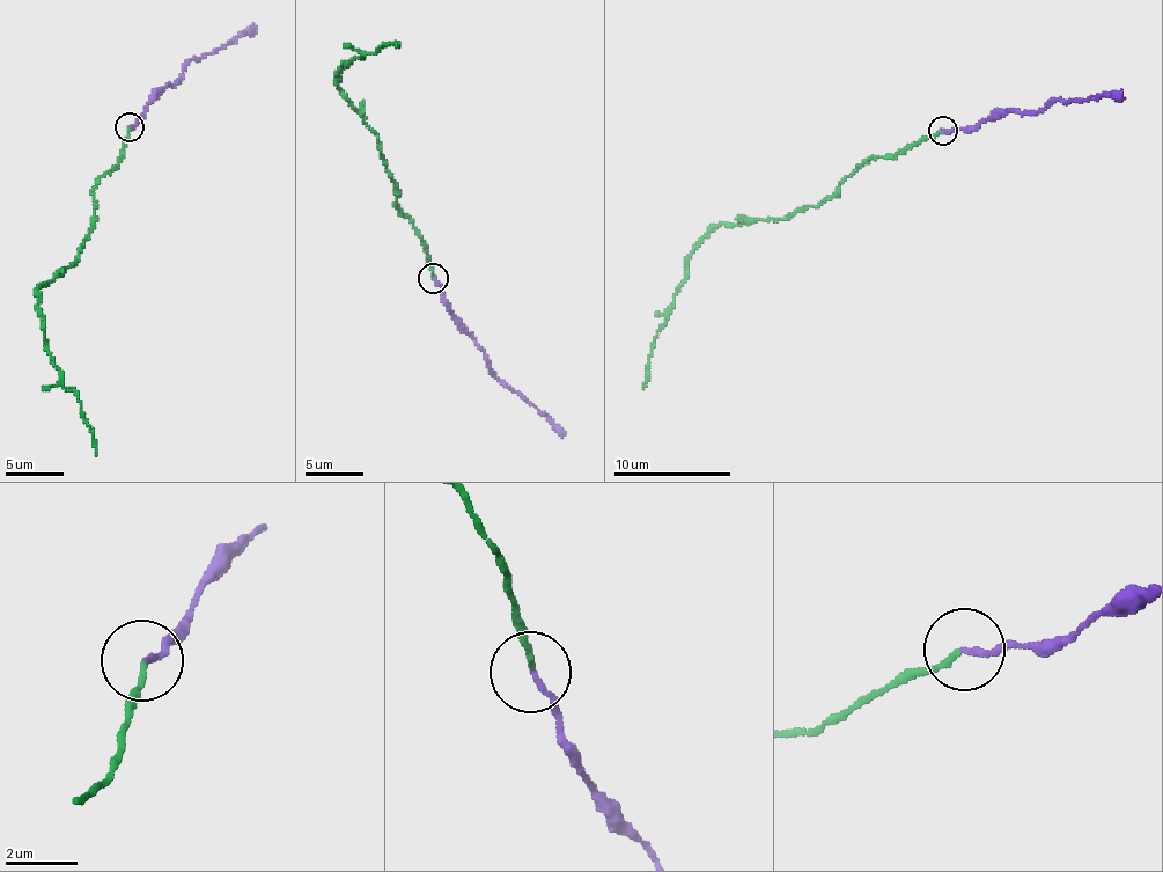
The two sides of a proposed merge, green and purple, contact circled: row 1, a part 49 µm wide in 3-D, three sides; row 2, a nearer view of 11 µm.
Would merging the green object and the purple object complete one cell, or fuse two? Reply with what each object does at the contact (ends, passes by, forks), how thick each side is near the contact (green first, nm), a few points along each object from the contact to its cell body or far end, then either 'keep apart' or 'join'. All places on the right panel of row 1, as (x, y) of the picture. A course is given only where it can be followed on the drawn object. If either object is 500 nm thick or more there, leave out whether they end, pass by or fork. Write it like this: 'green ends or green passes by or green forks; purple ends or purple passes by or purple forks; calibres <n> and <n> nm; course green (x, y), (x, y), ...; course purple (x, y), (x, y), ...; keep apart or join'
green ends; purple ends; calibres 140 and 140 nm; course green (941, 130), (896, 153), (871, 156), (816, 206), (784, 219), (714, 228), (691, 255), (657, 335), (643, 389); course purple (943, 130), (970, 129), (1009, 111), (1028, 114), (1058, 100), (1079, 102), (1121, 93); join

